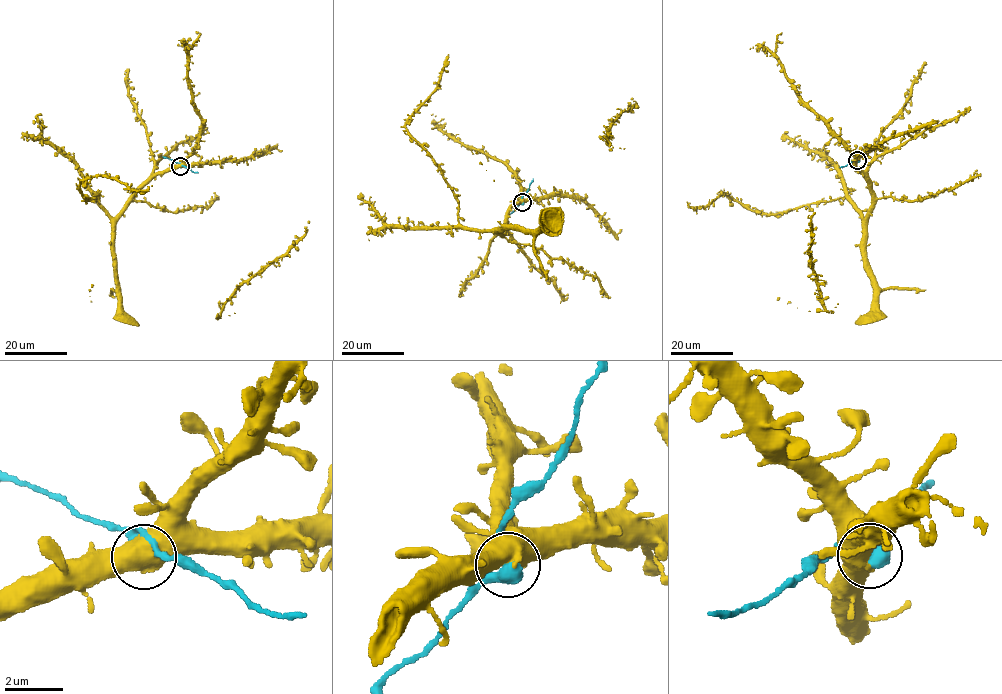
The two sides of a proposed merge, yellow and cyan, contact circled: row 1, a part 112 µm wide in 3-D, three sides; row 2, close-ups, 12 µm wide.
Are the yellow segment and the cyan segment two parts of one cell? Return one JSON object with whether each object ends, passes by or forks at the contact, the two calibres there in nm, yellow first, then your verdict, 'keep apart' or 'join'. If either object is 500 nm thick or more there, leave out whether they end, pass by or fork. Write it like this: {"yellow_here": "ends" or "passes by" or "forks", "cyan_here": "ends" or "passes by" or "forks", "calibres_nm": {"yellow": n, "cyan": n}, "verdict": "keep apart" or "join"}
{"calibres_nm": {"yellow": 550, "cyan": 420}, "verdict": "join"}

